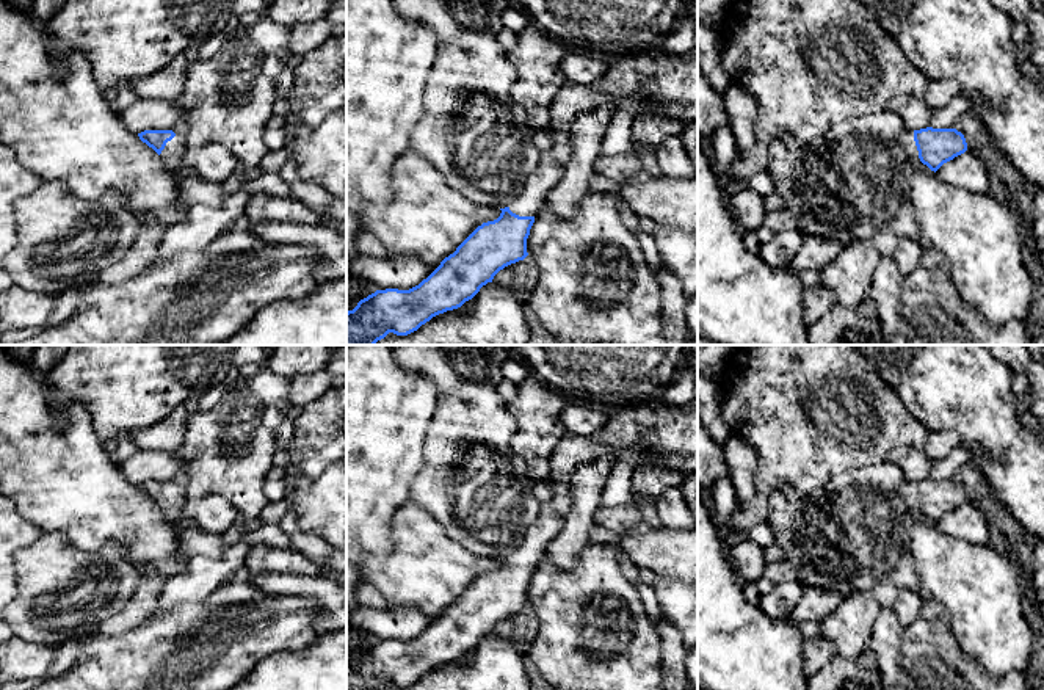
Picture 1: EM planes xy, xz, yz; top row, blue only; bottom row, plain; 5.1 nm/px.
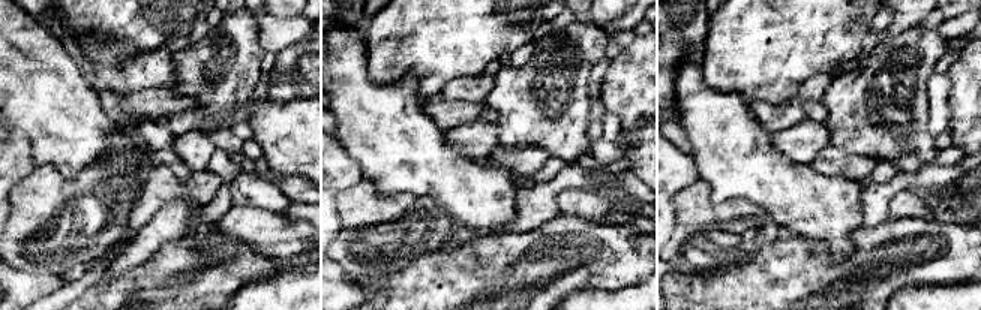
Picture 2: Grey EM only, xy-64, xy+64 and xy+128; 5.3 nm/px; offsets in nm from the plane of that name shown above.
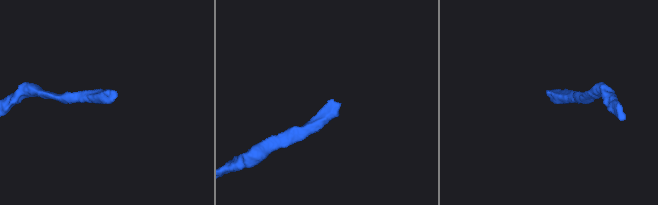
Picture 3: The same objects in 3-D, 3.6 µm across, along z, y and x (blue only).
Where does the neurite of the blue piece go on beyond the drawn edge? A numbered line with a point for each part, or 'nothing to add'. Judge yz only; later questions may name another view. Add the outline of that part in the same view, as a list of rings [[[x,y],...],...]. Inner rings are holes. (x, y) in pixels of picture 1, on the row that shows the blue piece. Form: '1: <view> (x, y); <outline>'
1: yz (908, 135); [[[904,130],[903,140],[908,144],[909,158],[919,158],[919,151],[917,151],[915,141],[914,141],[914,130]]]

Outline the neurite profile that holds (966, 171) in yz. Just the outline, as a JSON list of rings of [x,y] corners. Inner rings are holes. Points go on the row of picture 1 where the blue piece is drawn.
[[[969,151],[944,163],[936,174],[944,182],[972,193],[988,193],[991,187],[989,169]]]

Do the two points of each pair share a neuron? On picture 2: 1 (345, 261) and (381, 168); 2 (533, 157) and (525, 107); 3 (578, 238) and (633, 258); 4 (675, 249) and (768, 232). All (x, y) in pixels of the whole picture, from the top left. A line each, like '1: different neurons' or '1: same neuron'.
1: different neurons
2: different neurons
3: same neuron
4: same neuron

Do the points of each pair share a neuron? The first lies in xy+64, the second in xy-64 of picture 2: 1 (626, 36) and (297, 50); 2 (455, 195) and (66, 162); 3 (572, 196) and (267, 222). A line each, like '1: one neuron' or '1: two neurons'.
1: two neurons
2: one neuron
3: two neurons

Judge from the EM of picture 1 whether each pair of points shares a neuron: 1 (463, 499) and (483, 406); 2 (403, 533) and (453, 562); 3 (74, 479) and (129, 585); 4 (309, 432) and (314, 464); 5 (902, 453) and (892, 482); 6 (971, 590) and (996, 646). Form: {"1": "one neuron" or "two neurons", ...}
{"1": "one neuron", "2": "one neuron", "3": "two neurons", "4": "one neuron", "5": "two neurons", "6": "one neuron"}

